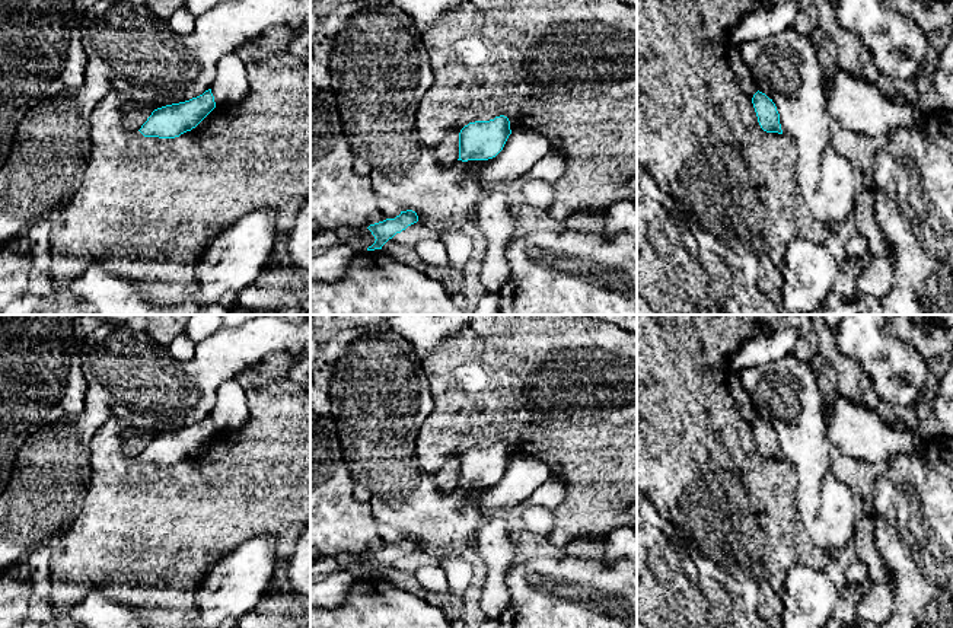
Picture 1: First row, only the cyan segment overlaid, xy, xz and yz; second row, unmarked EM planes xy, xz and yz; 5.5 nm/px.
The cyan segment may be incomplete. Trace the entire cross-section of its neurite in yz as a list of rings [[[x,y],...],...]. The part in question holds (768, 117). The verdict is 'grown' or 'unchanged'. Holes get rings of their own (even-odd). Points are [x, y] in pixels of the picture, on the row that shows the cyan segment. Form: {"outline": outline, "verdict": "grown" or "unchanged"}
{"outline": [[[758,90],[752,98],[752,103],[761,128],[766,133],[783,134],[780,114],[772,99]]], "verdict": "unchanged"}

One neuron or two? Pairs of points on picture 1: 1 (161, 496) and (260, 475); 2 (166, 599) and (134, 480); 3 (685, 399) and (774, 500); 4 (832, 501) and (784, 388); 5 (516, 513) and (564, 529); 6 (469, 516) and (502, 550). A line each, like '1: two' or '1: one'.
1: one
2: one
3: one
4: one
5: two
6: two

